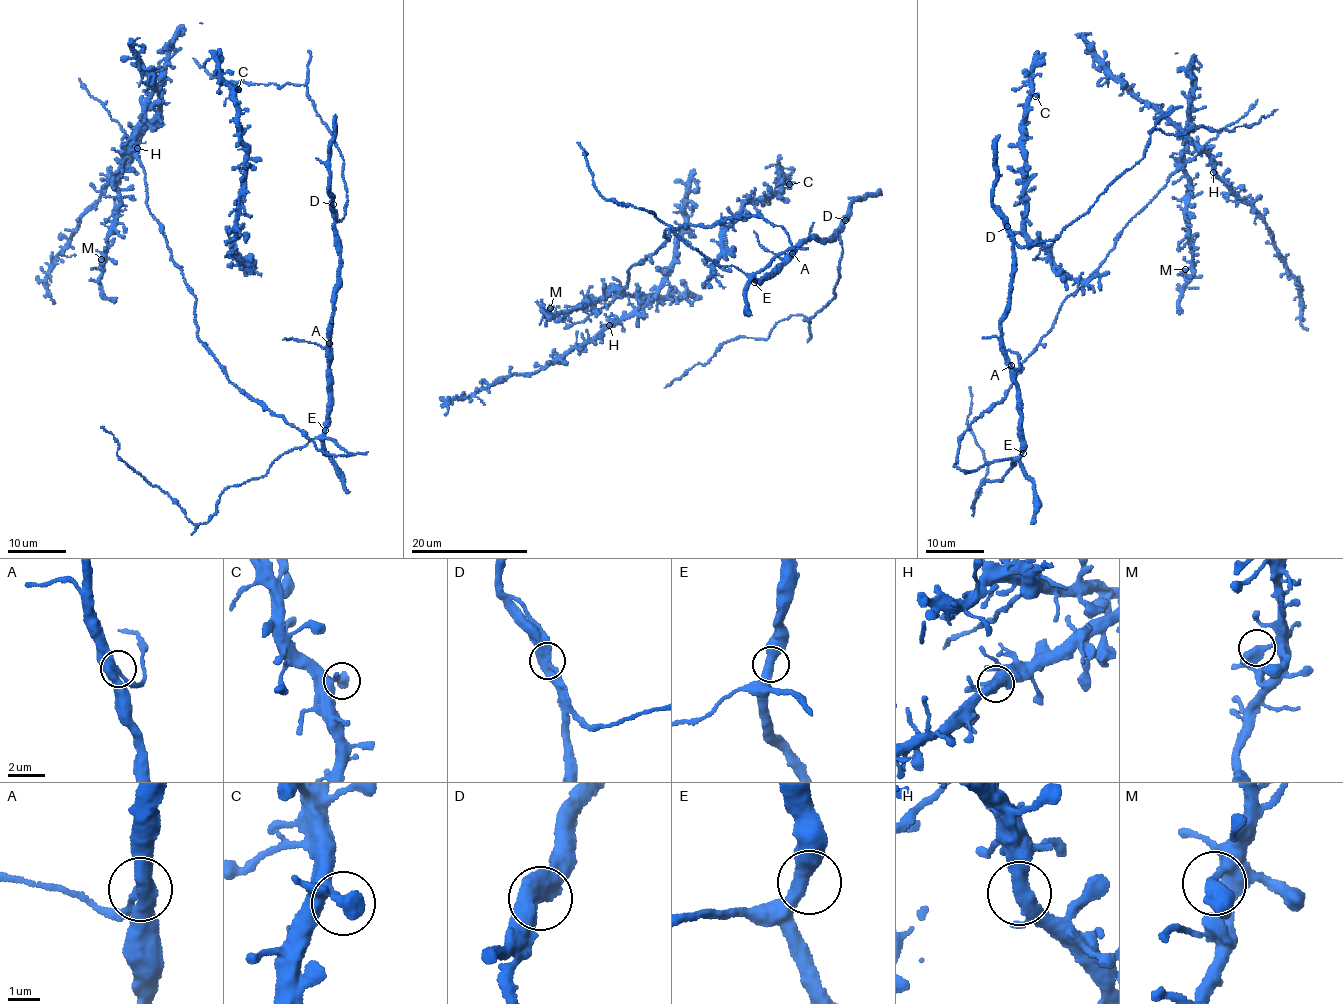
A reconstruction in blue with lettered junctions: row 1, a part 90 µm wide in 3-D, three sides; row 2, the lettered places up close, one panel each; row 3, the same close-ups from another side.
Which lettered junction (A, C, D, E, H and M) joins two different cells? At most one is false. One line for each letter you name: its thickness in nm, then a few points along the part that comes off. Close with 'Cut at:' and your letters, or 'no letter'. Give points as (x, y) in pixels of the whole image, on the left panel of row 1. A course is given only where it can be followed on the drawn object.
Cut at: no letter

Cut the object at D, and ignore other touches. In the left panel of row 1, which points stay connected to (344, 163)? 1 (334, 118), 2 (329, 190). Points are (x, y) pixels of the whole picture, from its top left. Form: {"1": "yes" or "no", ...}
{"1": "no", "2": "no"}

